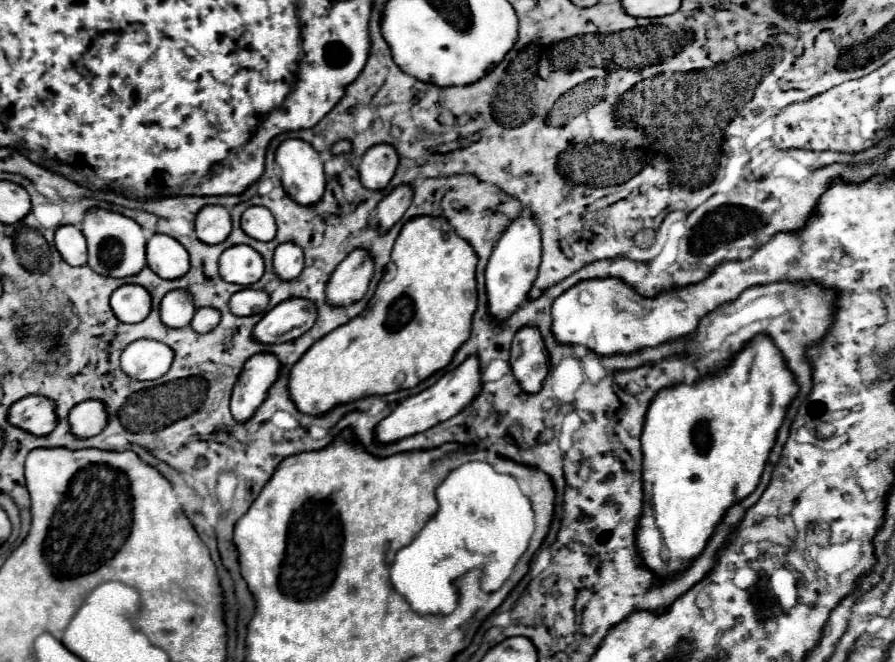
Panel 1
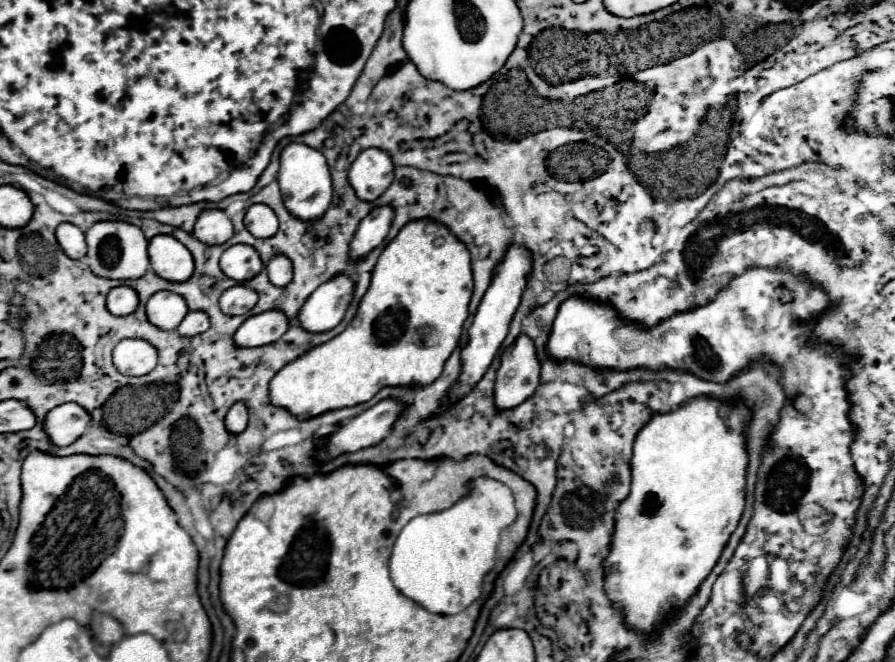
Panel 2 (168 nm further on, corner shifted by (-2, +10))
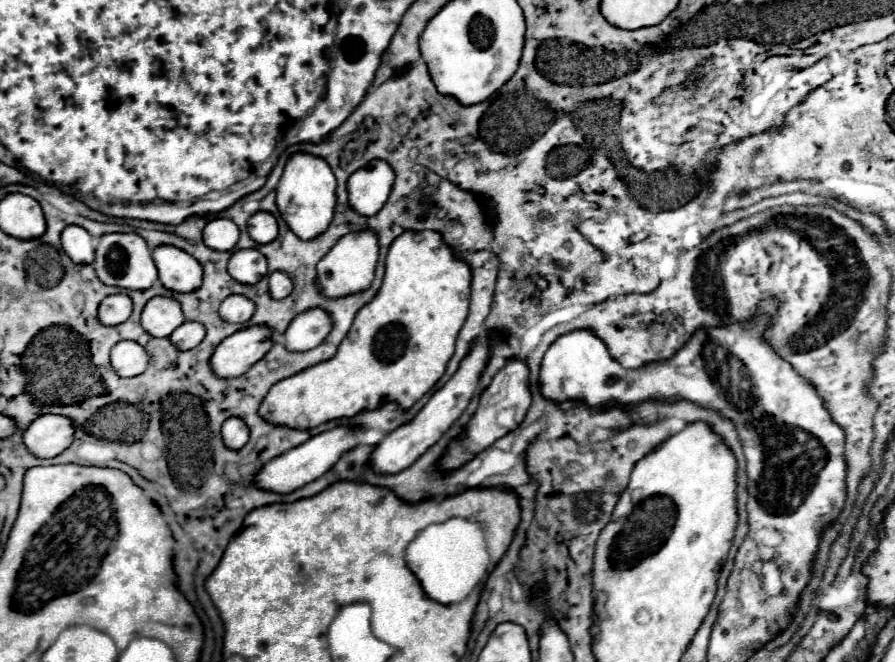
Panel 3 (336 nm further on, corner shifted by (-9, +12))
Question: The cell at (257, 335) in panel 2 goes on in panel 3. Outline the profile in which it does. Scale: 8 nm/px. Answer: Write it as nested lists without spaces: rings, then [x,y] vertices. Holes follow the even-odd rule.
[[[252,325],[226,337],[212,355],[212,369],[218,377],[244,375],[272,347],[272,329]]]

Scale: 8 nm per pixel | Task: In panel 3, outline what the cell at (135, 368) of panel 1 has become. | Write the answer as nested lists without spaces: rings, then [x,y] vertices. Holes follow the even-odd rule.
[[[120,341],[110,353],[110,361],[114,371],[120,377],[136,377],[148,369],[148,353],[140,343]]]

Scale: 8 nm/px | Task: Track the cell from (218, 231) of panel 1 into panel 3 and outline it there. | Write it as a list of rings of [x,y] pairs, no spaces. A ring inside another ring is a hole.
[[[216,217],[212,221],[208,221],[208,225],[204,227],[204,243],[210,249],[216,251],[230,251],[234,249],[234,245],[238,243],[238,227],[234,221],[224,219],[224,217]]]

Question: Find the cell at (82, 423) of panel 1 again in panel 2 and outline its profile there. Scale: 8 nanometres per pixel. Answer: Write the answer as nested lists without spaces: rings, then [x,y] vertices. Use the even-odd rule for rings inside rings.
[[[65,403],[51,409],[43,423],[43,431],[47,433],[49,441],[57,447],[71,445],[85,433],[87,427],[89,427],[89,413],[85,413],[85,409],[73,403]]]

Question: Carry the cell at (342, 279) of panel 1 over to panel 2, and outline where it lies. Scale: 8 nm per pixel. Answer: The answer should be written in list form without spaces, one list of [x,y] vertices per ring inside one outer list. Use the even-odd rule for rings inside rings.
[[[333,277],[321,285],[297,313],[299,325],[307,333],[325,333],[333,329],[345,315],[345,309],[351,301],[353,281],[349,277]]]

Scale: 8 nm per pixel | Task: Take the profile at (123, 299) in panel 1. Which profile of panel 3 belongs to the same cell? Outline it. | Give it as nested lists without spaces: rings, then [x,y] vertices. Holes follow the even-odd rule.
[[[124,293],[108,295],[98,309],[98,319],[104,325],[120,325],[132,315],[132,299]]]

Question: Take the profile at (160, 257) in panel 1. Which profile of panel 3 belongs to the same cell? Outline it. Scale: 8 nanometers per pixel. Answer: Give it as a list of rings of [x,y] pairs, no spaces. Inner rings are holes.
[[[160,245],[152,253],[160,283],[166,289],[188,293],[202,285],[202,267],[200,263],[180,247]]]

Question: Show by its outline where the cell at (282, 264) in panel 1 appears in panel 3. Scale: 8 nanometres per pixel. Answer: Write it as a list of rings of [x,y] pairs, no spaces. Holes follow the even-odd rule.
[[[274,271],[270,275],[270,295],[274,299],[282,299],[282,297],[288,297],[290,291],[292,291],[292,279],[288,279],[288,275],[284,275],[284,271]]]

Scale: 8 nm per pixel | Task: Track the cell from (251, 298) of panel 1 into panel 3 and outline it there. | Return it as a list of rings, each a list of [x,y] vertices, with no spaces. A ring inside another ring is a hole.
[[[230,295],[220,305],[220,317],[228,323],[246,323],[256,309],[256,303],[246,295]]]

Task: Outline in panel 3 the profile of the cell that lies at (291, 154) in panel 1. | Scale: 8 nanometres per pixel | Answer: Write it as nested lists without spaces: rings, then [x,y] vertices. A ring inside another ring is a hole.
[[[294,153],[276,187],[276,203],[282,219],[300,239],[314,239],[324,233],[332,221],[336,207],[336,177],[324,159],[310,153]]]

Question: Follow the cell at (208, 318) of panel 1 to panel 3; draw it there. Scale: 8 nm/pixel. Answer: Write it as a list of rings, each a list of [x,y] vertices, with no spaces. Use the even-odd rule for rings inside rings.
[[[184,321],[172,335],[170,335],[170,341],[178,347],[178,349],[192,349],[196,347],[202,339],[204,339],[206,331],[204,331],[204,325],[198,323],[198,321]]]

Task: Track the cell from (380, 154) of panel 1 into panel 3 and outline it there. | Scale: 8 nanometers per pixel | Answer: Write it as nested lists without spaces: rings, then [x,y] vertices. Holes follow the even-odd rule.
[[[372,159],[348,179],[348,199],[352,209],[362,215],[376,215],[386,203],[396,173],[384,159]]]

